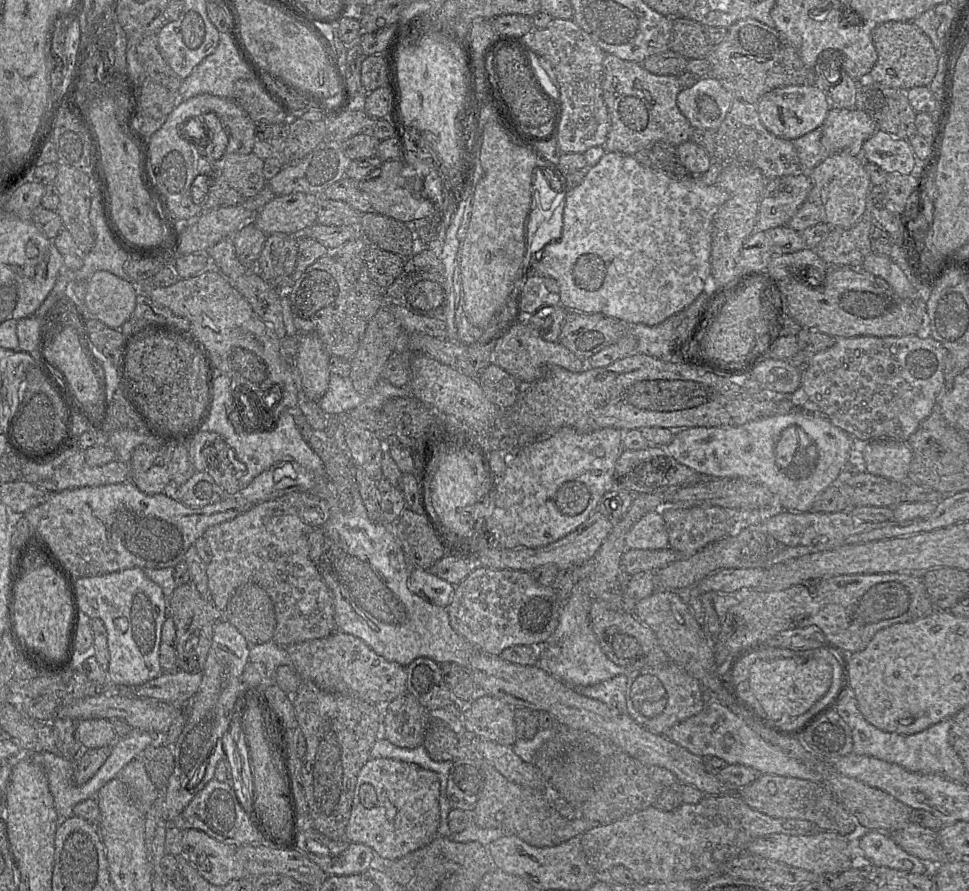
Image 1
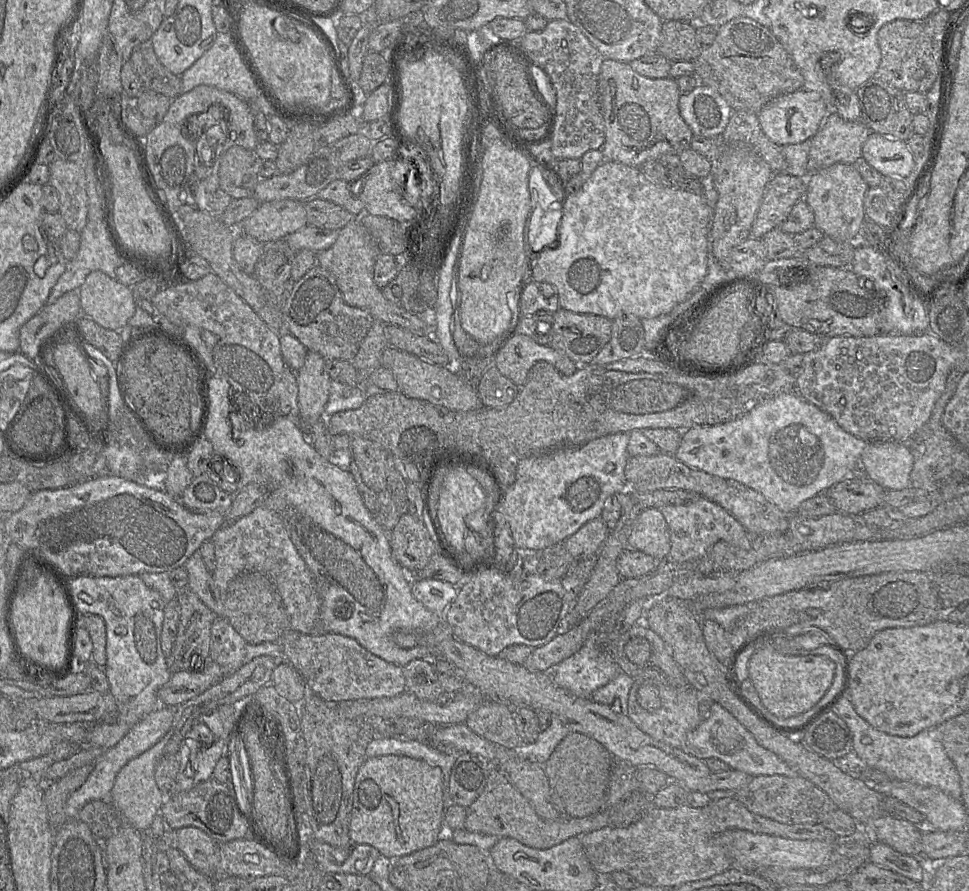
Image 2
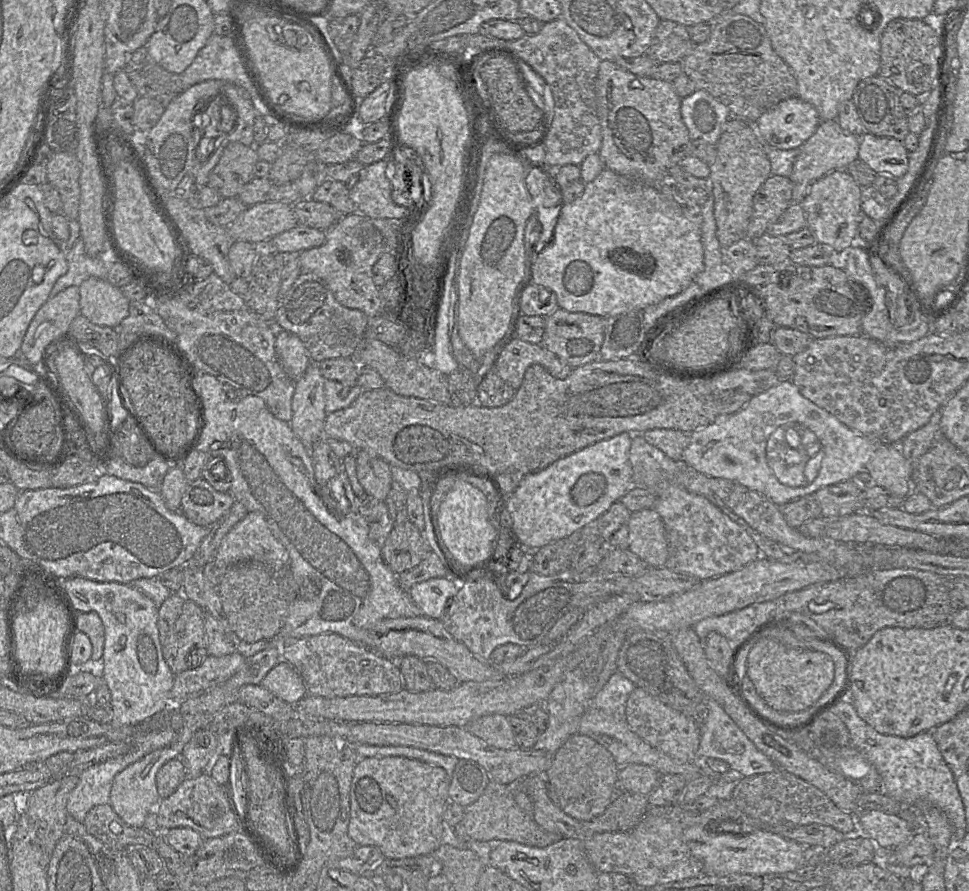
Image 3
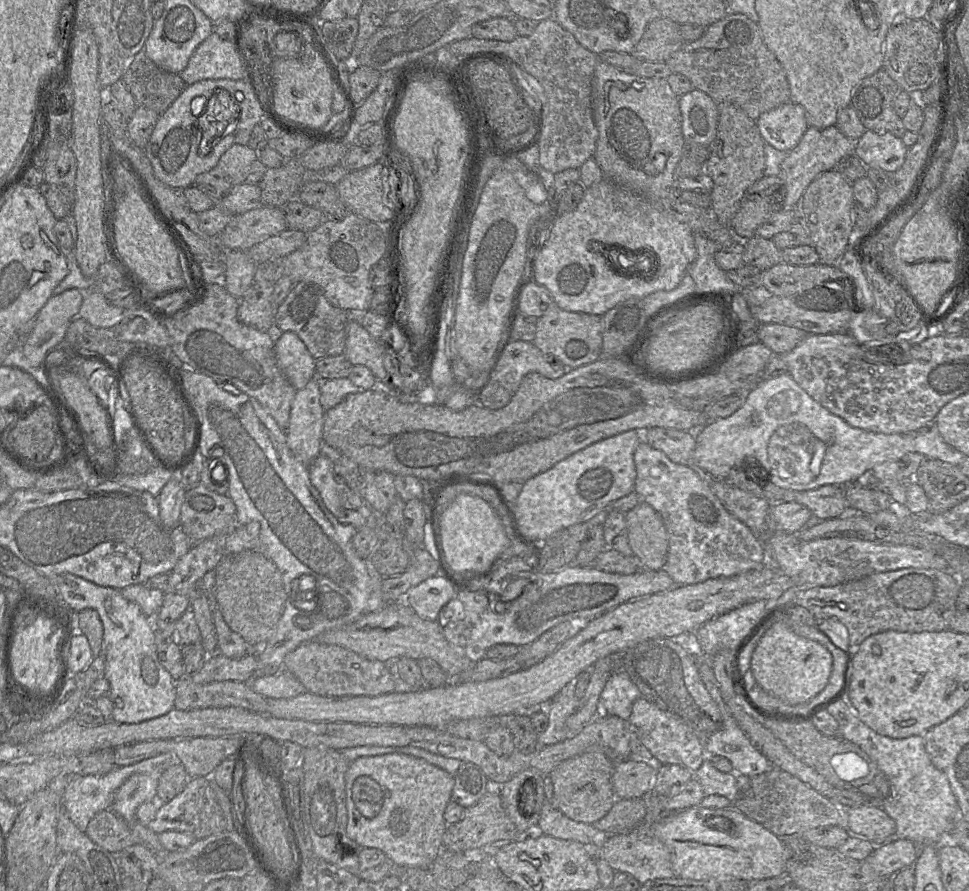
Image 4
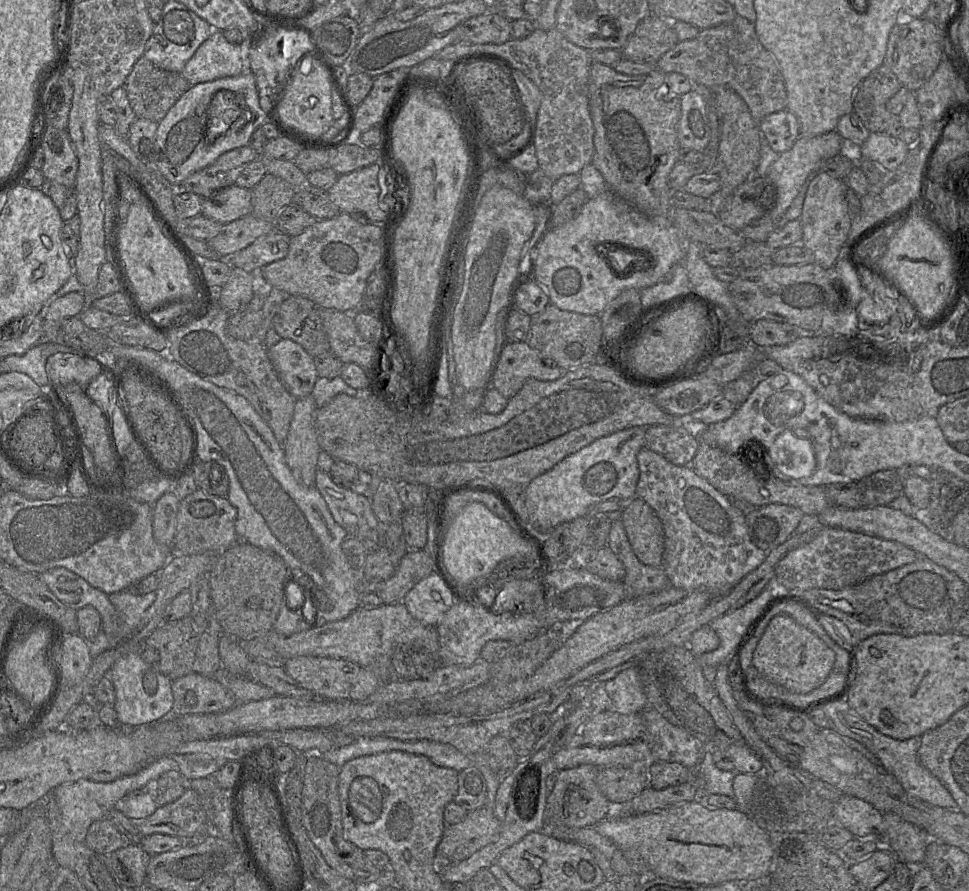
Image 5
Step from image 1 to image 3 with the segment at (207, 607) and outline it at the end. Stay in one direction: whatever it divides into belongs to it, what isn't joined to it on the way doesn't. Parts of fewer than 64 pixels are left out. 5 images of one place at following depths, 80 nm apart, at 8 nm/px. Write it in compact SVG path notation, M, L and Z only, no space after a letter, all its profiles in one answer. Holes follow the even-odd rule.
M185 600L182 612L162 645L162 654L173 675L198 667L207 654L205 611Z

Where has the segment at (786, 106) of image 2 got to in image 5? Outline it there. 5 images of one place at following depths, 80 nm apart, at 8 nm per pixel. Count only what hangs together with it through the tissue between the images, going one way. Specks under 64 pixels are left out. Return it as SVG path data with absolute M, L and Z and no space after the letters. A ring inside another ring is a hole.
M787 108L764 117L759 122L759 129L778 154L790 150L800 137L798 120Z

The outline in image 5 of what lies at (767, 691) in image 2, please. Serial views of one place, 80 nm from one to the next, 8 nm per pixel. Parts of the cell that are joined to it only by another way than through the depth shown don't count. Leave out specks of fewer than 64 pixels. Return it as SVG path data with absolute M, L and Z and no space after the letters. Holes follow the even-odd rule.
M789 613L775 615L752 658L753 666L771 682L788 691L805 694L824 683L835 662L835 653L816 634L797 624Z

